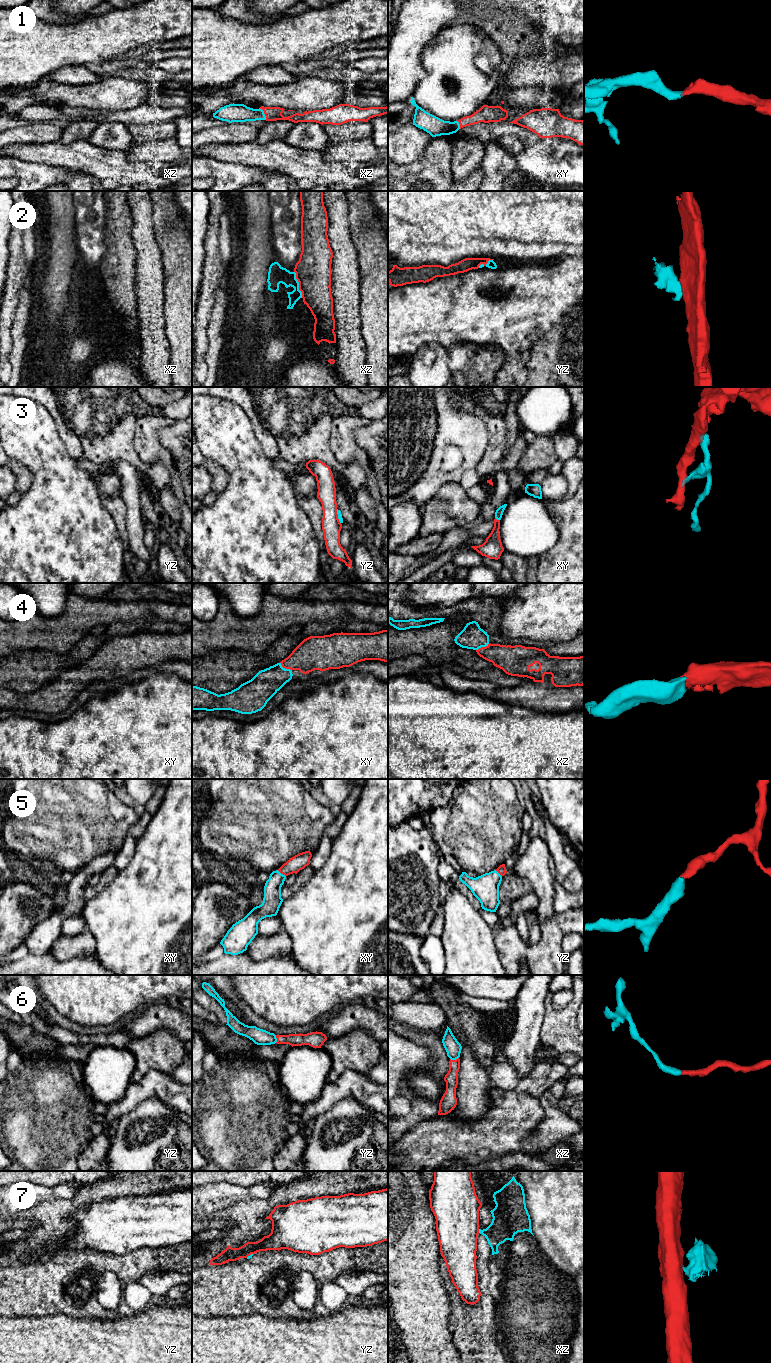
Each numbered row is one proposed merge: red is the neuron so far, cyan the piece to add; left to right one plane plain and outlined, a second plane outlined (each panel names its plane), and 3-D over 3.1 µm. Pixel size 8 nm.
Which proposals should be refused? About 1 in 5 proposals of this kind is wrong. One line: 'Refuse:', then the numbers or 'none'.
Refuse: 2, 3, 7

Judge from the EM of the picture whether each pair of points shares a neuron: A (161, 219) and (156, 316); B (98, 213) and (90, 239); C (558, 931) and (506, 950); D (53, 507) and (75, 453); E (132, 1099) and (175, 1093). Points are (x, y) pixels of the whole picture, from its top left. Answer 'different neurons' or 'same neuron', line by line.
A: different neurons
B: same neuron
C: same neuron
D: different neurons
E: same neuron

